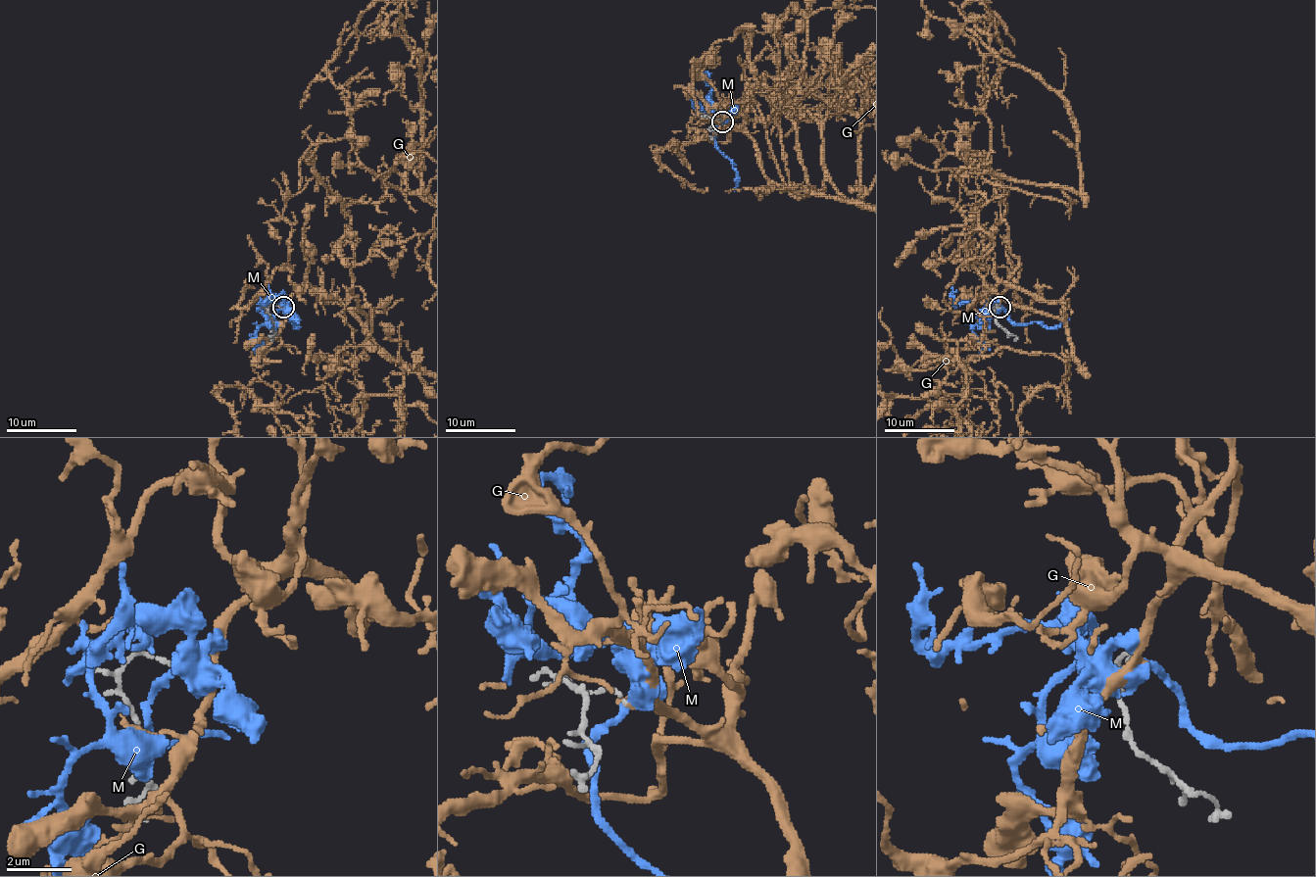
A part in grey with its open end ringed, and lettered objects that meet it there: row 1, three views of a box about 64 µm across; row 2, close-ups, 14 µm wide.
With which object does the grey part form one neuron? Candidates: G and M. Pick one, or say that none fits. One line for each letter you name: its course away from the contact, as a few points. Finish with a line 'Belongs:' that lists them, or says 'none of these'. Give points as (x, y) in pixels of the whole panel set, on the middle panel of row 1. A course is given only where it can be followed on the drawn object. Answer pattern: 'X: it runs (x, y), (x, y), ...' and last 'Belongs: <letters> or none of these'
Belongs: G

